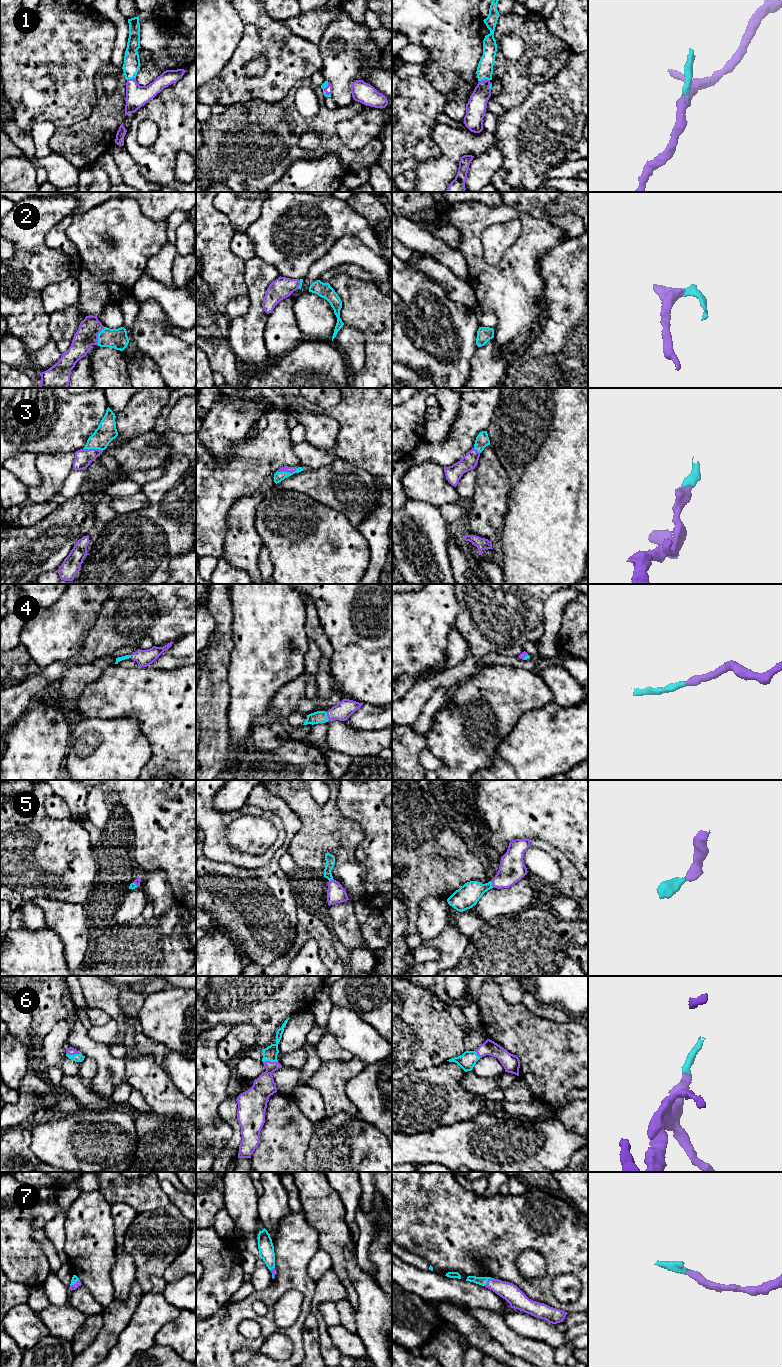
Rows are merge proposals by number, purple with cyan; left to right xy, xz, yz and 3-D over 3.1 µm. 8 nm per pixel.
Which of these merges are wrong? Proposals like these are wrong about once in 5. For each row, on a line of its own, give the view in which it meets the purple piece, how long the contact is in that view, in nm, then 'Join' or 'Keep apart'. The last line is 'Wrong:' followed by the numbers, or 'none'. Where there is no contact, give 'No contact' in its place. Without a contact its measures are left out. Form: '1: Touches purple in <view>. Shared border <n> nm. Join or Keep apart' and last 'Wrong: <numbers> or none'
1: Touches purple in xz. Shared border 110 nm. Join
2: Touches purple in xy. Shared border 160 nm. Join
3: Touches purple in xz. Shared border 170 nm. Join
4: Touches purple in xz. Shared border 80 nm. Join
5: Touches purple in yz. Shared border 50 nm. Join
6: Touches purple in xz. Shared border 120 nm. Join
7: Touches purple in yz. Shared border 100 nm. Join
Wrong: none

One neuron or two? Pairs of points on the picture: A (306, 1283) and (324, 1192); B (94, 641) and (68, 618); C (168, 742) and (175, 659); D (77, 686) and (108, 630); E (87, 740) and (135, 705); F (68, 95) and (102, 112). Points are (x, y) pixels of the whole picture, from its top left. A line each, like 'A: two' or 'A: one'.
A: two
B: two
C: two
D: two
E: two
F: two

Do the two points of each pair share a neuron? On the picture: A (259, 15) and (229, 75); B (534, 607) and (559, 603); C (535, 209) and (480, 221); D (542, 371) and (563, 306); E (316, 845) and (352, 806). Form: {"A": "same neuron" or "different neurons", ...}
{"A": "same neuron", "B": "different neurons", "C": "different neurons", "D": "same neuron", "E": "different neurons"}

